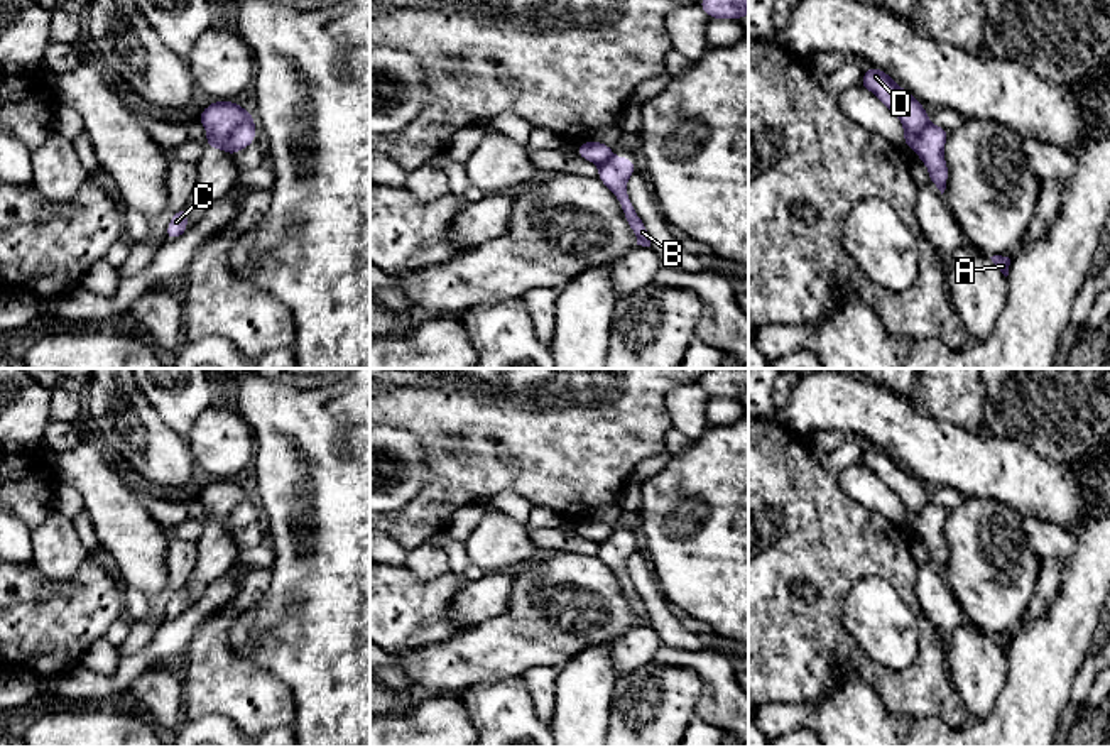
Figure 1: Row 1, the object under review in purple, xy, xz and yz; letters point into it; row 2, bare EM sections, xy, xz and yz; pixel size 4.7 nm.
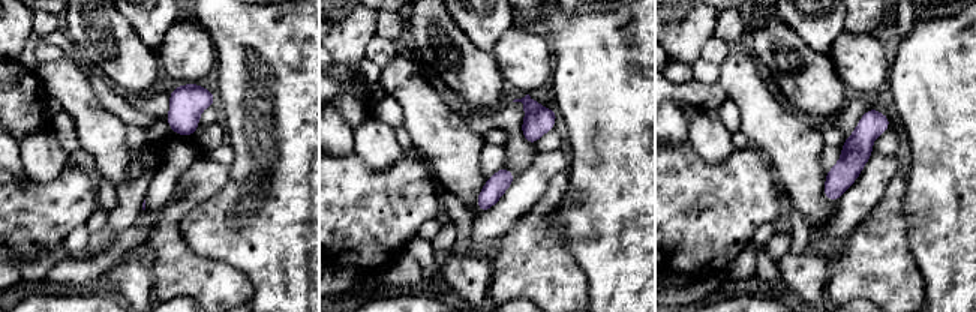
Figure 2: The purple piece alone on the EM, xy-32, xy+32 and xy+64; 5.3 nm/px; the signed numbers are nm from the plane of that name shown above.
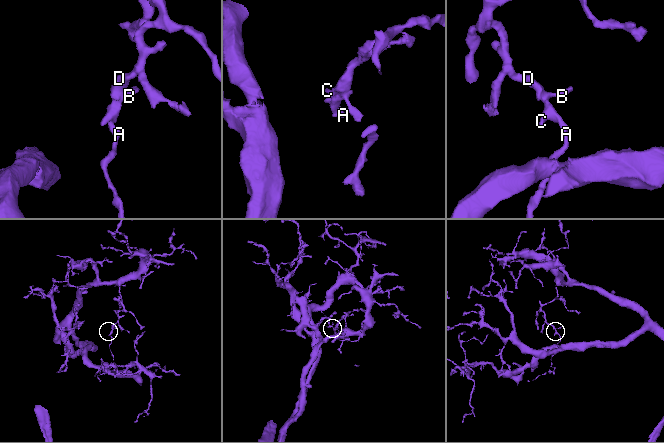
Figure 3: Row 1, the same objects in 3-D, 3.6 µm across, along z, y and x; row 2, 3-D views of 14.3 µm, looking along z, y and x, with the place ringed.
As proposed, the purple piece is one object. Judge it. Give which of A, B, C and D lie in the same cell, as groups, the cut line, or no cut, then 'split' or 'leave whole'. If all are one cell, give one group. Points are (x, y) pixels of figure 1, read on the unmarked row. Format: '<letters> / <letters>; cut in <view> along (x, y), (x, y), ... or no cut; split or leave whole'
A B C / D; cut in xy along (250, 494), (233, 509), (223, 528); split

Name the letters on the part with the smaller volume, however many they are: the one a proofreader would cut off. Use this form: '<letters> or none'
A, B, C

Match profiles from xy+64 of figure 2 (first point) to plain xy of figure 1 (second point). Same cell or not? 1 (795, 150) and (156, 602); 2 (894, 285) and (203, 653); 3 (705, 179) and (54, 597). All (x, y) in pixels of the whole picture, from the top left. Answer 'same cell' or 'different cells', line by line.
1: different cells
2: same cell
3: same cell

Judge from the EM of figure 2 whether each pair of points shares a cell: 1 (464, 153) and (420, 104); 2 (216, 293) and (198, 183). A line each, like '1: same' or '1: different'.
1: same
2: same

